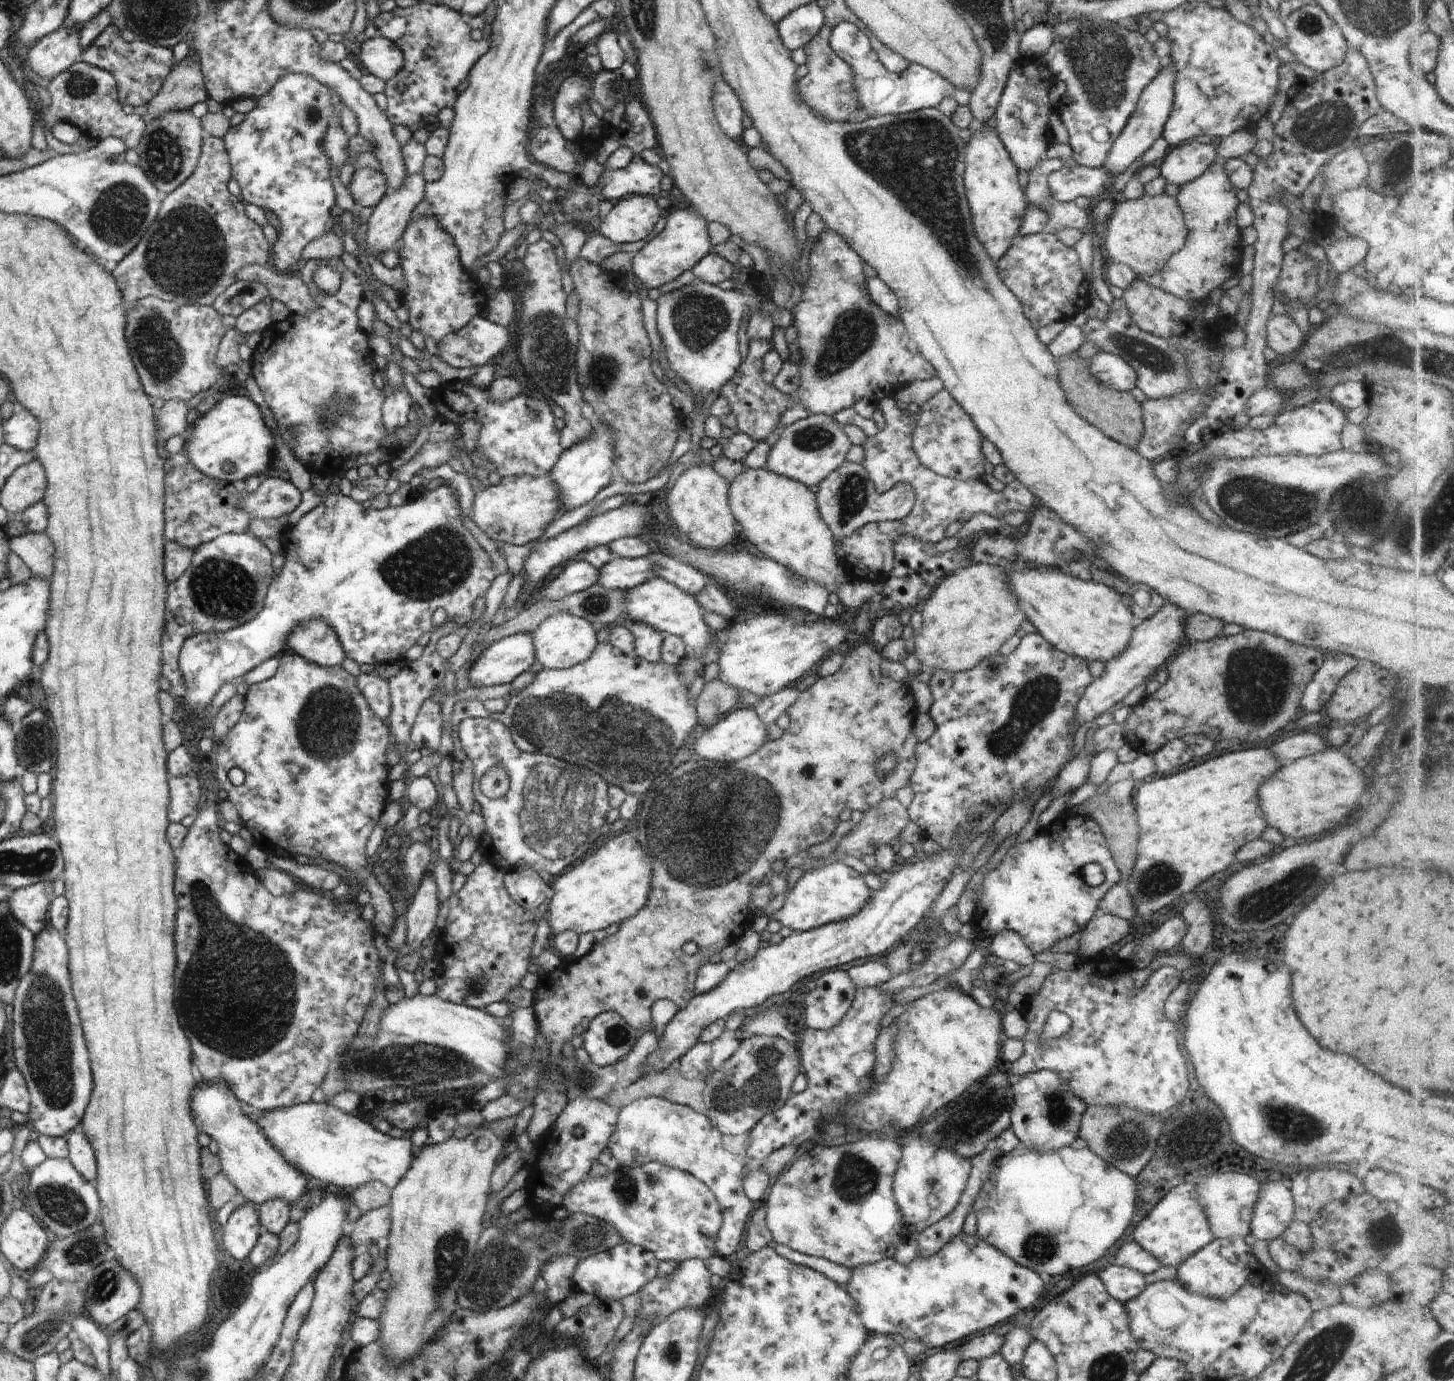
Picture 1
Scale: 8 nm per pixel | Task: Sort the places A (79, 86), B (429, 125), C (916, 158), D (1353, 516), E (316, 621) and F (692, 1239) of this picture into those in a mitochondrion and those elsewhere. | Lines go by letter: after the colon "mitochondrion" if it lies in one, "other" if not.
A: mitochondrion
B: other
C: mitochondrion
D: mitochondrion
E: other
F: other

